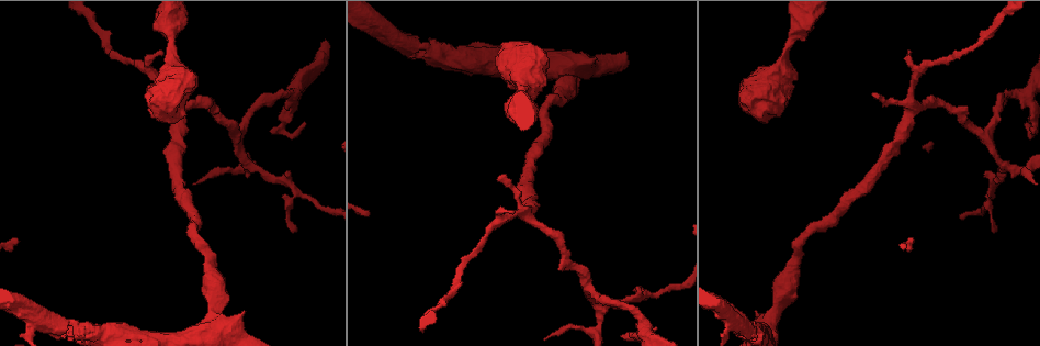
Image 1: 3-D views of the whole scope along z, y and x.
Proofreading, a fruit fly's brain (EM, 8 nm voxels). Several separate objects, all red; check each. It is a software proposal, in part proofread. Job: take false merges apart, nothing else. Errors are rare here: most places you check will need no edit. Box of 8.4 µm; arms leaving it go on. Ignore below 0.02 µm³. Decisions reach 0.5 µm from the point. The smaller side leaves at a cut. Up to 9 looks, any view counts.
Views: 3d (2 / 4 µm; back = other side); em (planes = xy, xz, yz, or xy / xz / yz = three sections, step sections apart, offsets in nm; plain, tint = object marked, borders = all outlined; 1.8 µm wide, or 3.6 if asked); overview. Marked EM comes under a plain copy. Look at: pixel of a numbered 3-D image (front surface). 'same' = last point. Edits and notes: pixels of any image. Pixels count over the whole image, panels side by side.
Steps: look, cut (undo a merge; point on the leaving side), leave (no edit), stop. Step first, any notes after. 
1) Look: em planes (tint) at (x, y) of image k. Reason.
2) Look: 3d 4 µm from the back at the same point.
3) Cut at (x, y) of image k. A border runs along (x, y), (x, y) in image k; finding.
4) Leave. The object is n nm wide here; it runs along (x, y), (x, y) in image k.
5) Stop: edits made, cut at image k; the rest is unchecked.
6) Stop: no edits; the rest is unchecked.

Look: em 3.6 µm xz step 8 (borders) at (216, 319) of image 1.

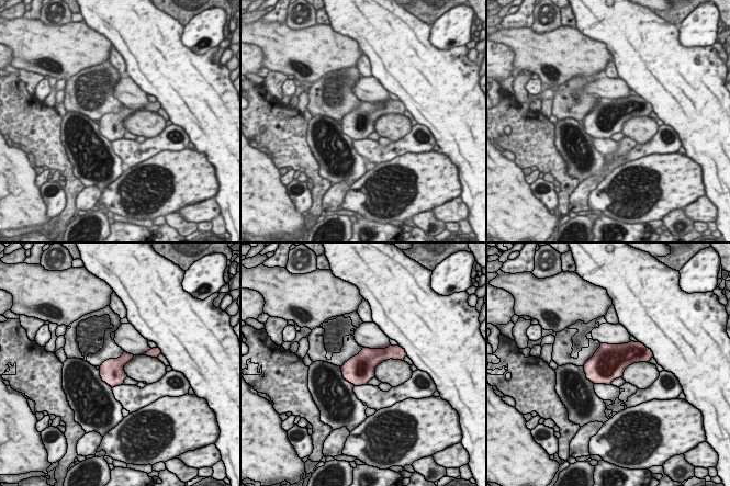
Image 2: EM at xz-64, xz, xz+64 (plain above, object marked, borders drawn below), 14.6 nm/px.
Leave. Continuous, no second neuron.

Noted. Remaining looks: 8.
Look: em xz step 8 (tint) at (529, 212) of image 1. Three-way junction.

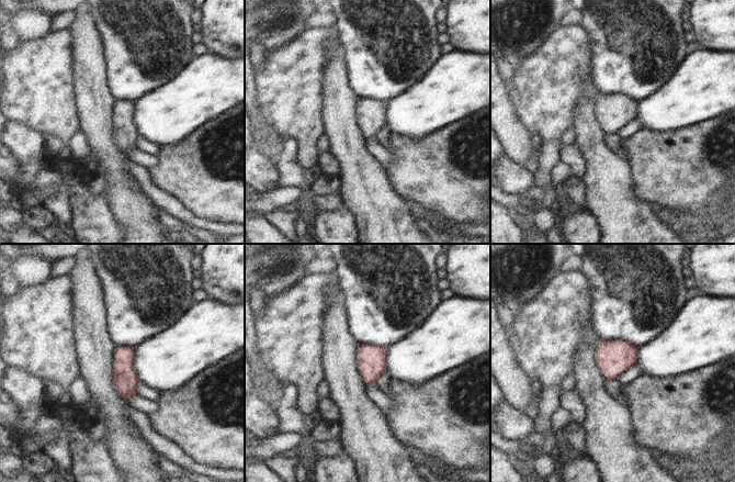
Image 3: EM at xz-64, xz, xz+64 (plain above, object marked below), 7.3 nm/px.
Leave. One neuron here.

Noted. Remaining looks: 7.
Look: 3d 4 µm at (782, 73) of image 1. Calibre changes.

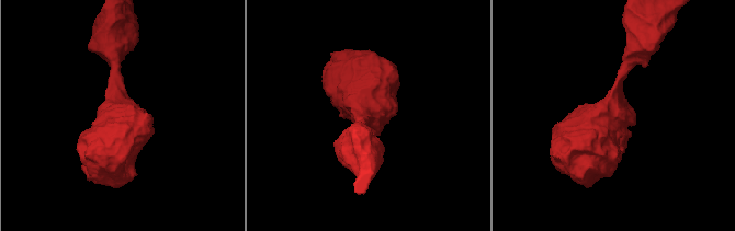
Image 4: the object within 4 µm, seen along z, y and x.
Look: em planes (tint) at (120, 110) of image 4.

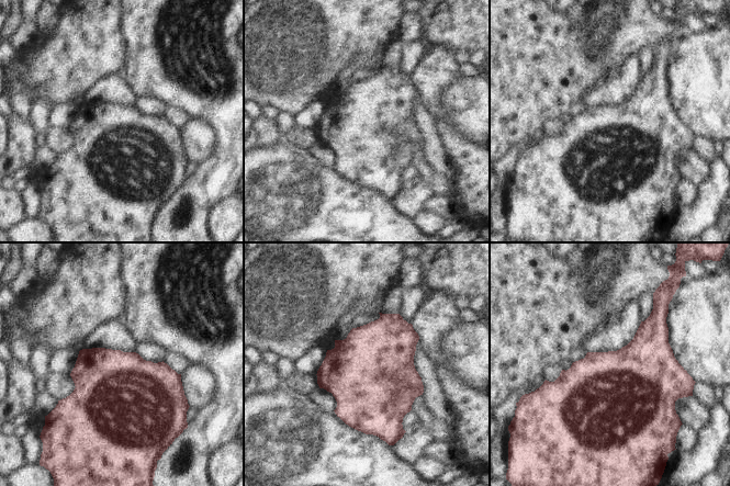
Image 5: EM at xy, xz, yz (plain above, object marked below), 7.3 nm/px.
Leave. Continuous, no second neuron.

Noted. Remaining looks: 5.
Look: 3d 4 µm at (238, 133) of image 1. Side arm on a straight run.

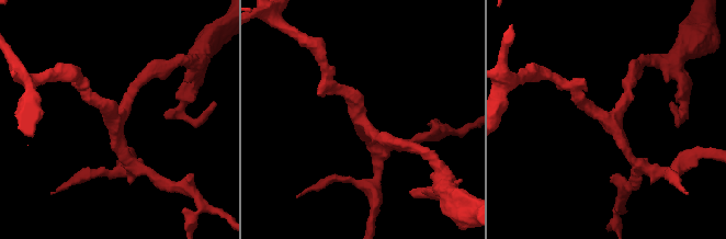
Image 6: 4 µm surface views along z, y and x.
Look: em planes (tint) at (360, 117) of image 6. 3 arms meet here; the arms are 170, 180, 220 nm wide; shape alone is not enough.

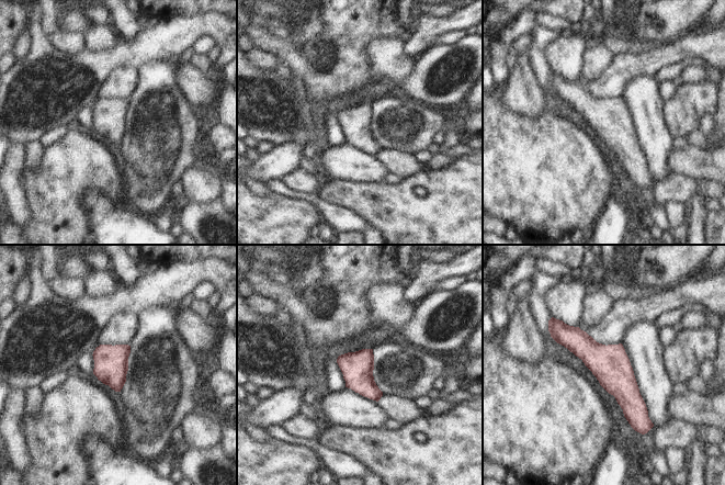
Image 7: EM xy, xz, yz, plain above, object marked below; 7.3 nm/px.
Leave. It runs along (558, 323), (624, 387), (639, 424) in image 7; one neuron here.

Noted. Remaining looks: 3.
Stop: no edits; the rest is unchecked.

